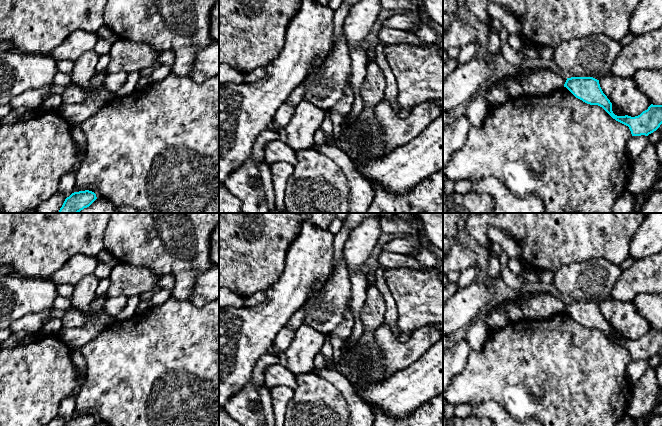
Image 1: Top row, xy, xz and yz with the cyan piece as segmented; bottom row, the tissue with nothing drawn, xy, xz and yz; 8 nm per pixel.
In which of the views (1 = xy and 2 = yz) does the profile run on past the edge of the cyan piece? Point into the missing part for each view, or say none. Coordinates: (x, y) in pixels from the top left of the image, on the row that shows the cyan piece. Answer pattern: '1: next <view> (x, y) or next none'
1: next none
2: next none

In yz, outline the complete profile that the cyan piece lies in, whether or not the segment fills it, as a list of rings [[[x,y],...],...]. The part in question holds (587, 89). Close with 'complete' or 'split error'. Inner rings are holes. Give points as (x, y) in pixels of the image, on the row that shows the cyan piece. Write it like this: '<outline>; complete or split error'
[[[593,77],[567,78],[564,87],[583,102],[602,107],[613,119],[628,126],[632,136],[648,136],[662,124],[662,105],[651,104],[647,110],[635,117],[615,115],[612,103],[603,93],[599,80]]]; complete

